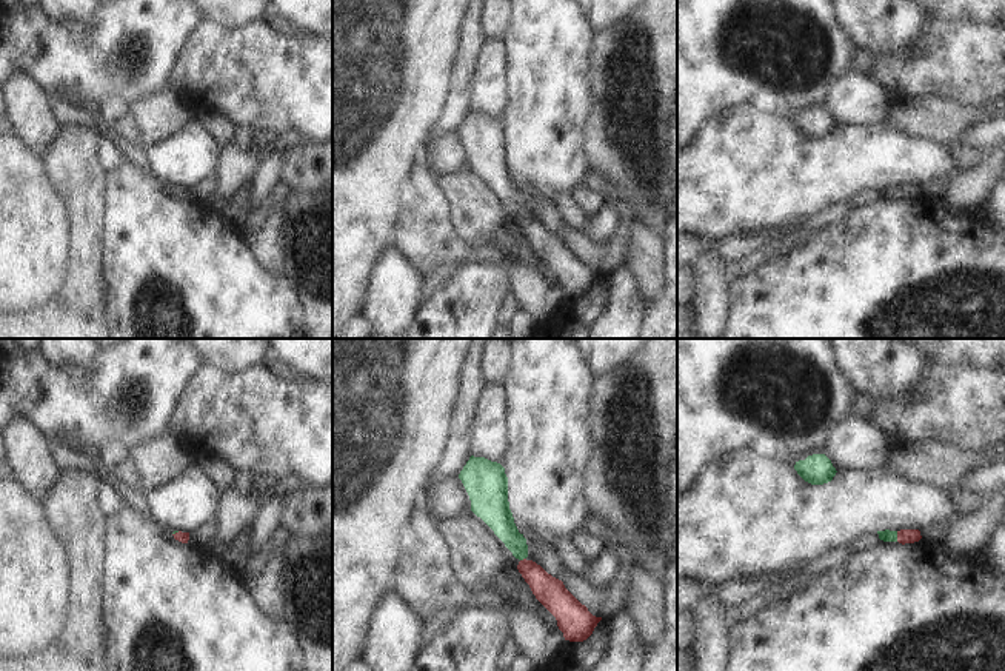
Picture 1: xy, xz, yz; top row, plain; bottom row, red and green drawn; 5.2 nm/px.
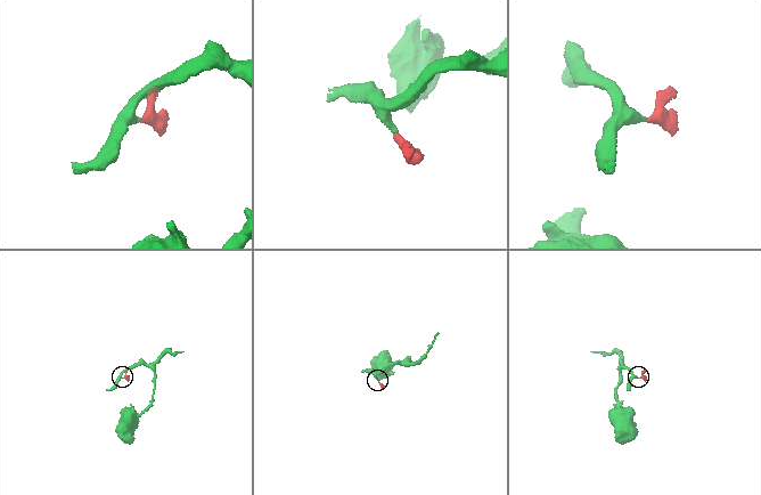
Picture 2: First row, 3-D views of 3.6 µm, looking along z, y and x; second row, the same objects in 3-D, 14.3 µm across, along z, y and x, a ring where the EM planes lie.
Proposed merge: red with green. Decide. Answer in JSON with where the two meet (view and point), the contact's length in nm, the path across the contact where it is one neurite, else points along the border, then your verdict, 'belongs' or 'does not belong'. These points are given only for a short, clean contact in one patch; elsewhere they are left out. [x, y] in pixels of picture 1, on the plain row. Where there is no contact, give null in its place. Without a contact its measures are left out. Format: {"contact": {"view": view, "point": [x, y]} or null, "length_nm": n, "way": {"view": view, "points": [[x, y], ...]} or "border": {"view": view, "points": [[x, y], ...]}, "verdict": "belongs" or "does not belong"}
{"contact": {"view": "yz", "point": [898, 191]}, "length_nm": 60, "way": {"view": "yz", "points": [[904, 191], [898, 191], [887, 191]]}, "verdict": "belongs"}

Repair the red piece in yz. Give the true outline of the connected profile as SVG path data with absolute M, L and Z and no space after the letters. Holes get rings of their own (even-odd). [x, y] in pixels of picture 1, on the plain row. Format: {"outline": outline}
{"outline": "M885 185L885 186L877 186L877 189L879 189L879 194L883 197L899 197L902 200L914 199L922 194L919 185L900 185L900 186Z"}

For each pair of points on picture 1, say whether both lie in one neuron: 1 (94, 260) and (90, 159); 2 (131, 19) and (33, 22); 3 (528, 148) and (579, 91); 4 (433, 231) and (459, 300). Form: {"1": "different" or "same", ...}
{"1": "same", "2": "same", "3": "same", "4": "different"}

